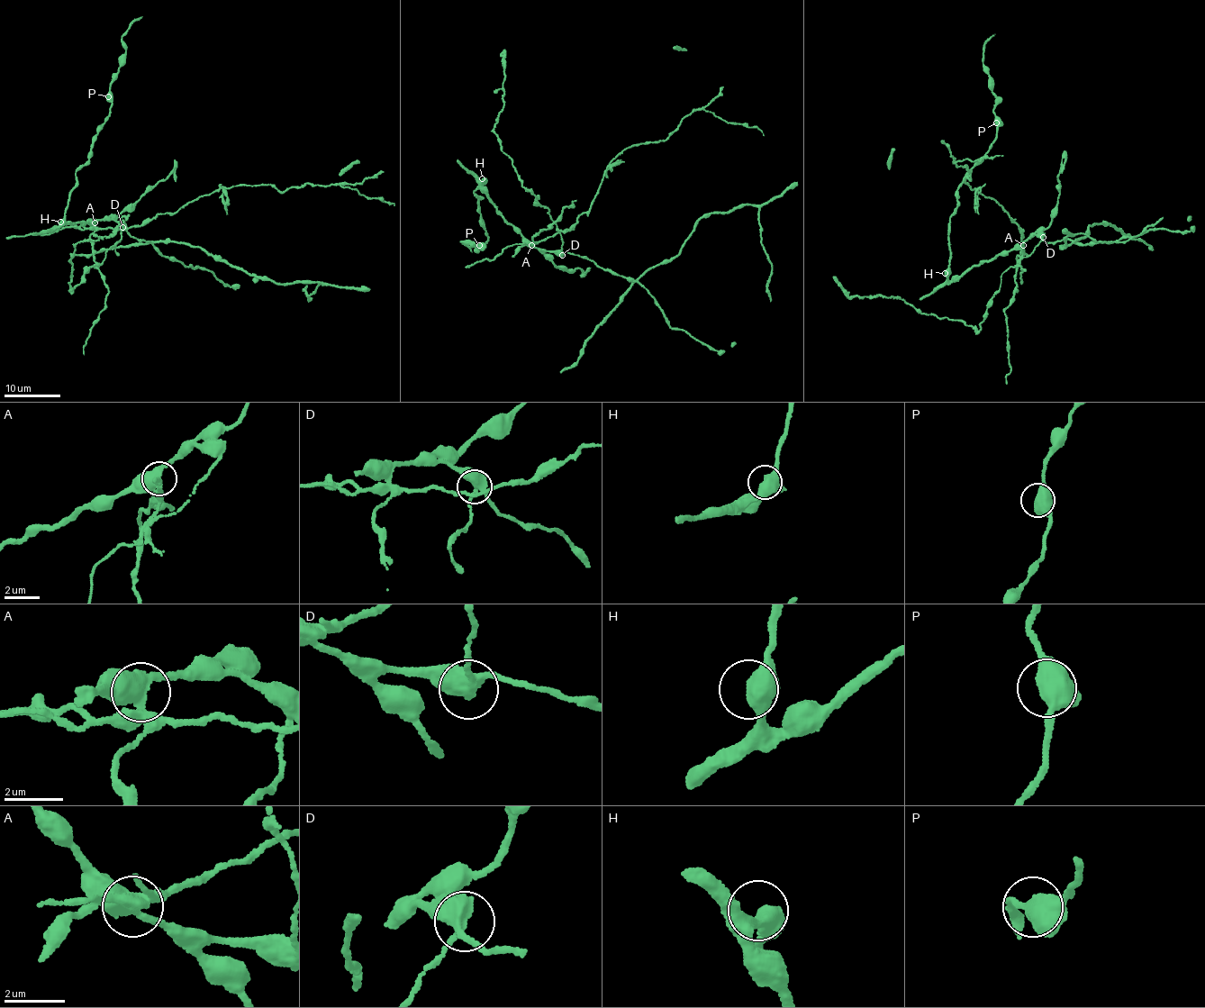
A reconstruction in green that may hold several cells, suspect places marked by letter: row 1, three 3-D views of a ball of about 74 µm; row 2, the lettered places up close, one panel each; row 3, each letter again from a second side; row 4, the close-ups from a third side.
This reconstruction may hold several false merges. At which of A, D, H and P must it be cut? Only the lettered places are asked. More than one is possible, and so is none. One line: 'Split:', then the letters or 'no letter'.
Split: A, D

